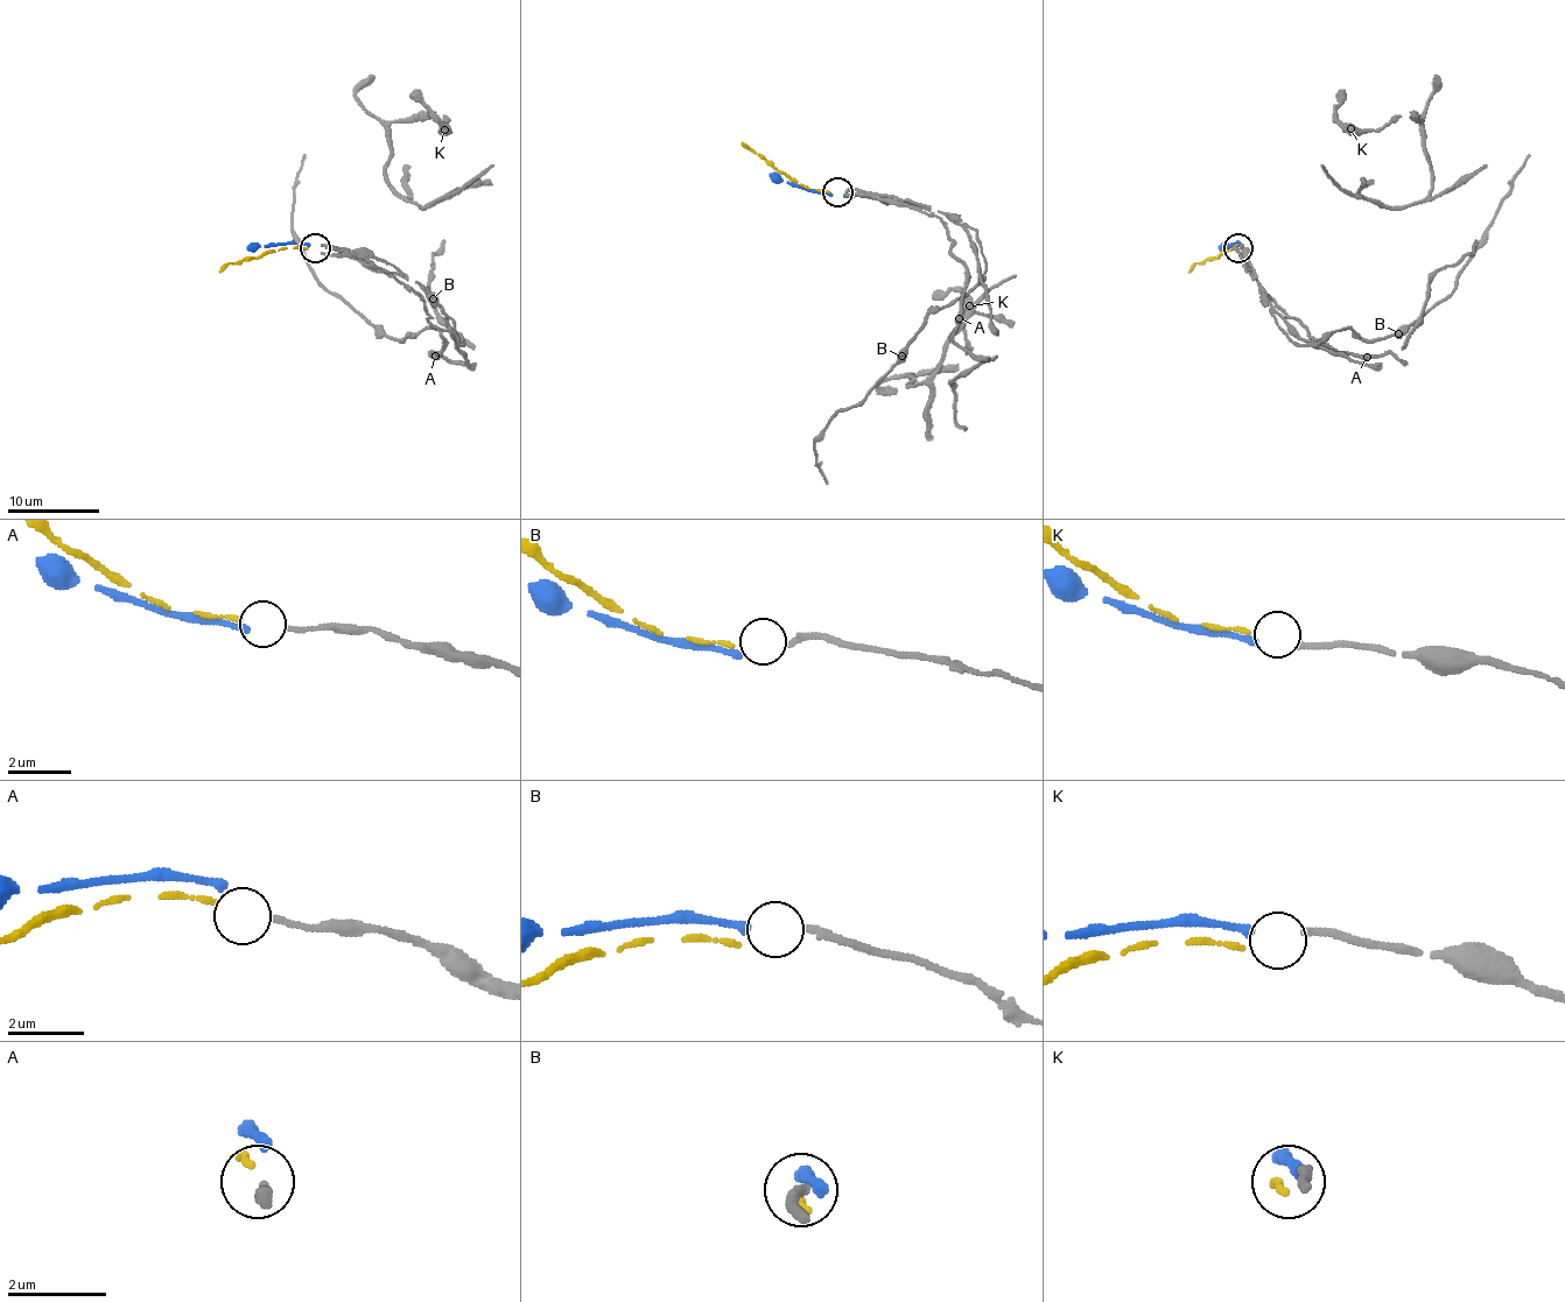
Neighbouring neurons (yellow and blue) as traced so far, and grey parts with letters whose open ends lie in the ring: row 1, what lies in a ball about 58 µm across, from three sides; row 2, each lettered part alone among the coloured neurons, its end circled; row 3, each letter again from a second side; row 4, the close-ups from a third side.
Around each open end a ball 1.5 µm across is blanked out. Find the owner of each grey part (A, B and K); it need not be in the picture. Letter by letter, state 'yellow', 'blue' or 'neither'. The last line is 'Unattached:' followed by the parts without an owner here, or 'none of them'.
A: yellow
B: neither
K: blue
Unattached: B

